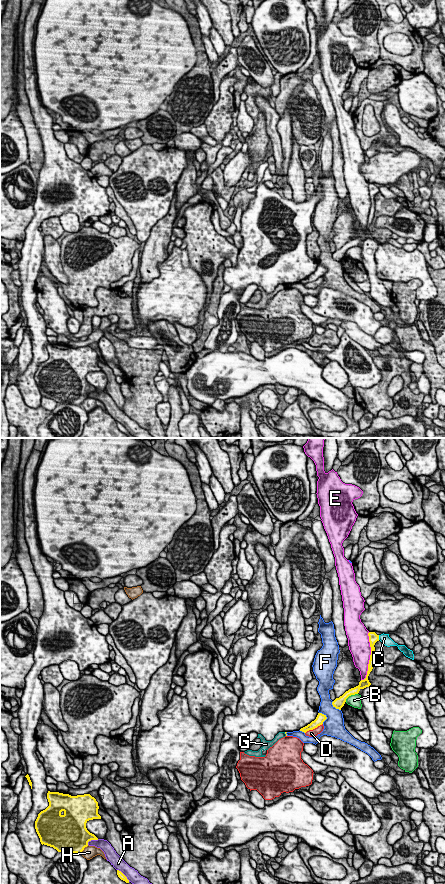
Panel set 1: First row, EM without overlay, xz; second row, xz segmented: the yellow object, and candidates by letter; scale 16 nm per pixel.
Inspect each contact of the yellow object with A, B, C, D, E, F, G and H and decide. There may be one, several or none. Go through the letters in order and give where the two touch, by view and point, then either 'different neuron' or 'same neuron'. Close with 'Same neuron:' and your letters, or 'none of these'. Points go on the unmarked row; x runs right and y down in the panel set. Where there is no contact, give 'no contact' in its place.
A: meets yellow in xz at (92, 391); different neuron
B: meets yellow in xz at (350, 247); different neuron
C: meets yellow in xz at (378, 189); different neuron
D: meets yellow in xz at (313, 280); different neuron
E: meets yellow in xz at (370, 209); different neuron
F: meets yellow in xz at (326, 269); different neuron
G: meets yellow in xz at (285, 285); different neuron
H: meets yellow in xz at (83, 401); different neuron
Same neuron: none of these

